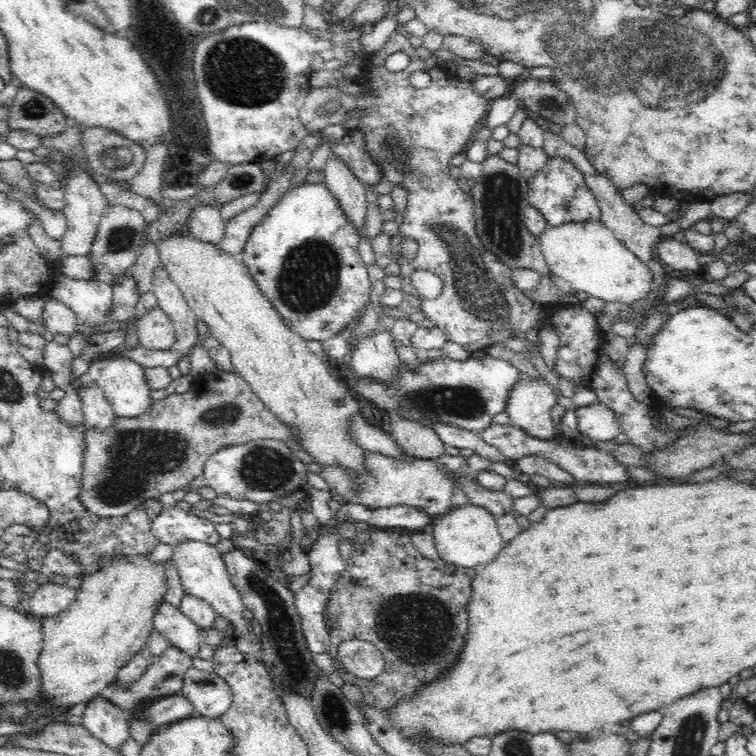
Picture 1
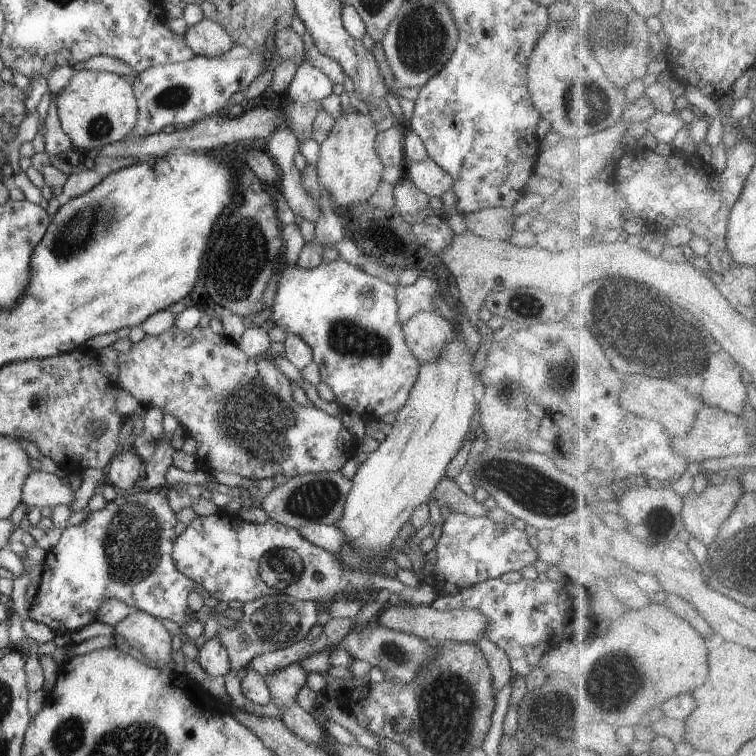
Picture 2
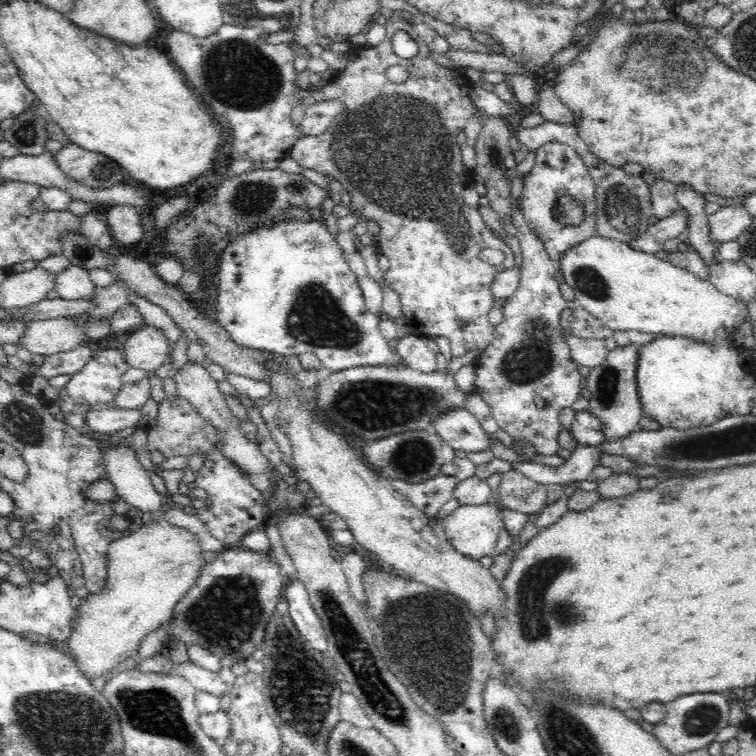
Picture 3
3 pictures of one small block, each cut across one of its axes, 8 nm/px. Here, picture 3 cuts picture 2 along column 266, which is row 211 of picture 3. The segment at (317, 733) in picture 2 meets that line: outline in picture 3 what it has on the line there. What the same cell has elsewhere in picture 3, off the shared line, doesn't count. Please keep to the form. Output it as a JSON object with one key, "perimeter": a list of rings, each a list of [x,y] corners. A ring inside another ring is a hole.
{"perimeter":[[[676,210],[675,214],[659,219],[655,224],[650,224],[644,232],[638,234],[630,242],[630,246],[646,254],[656,254],[662,250],[666,240],[677,238],[681,232],[685,232],[688,224],[690,224],[688,214],[684,210]]]}

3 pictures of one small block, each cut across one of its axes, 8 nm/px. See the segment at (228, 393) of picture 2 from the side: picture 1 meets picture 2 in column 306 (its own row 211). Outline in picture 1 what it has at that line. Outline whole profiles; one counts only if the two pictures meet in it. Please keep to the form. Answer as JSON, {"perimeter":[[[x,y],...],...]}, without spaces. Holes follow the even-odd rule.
{"perimeter":[[[394,31],[390,38],[368,60],[364,60],[362,75],[356,79],[361,88],[356,96],[345,94],[342,90],[337,87],[332,88],[332,86],[311,88],[305,106],[299,113],[301,122],[310,134],[321,132],[329,125],[344,126],[345,116],[359,110],[361,112],[359,124],[354,129],[344,130],[346,133],[362,132],[367,143],[366,151],[368,151],[370,158],[374,159],[374,163],[378,163],[378,167],[382,169],[383,180],[389,180],[393,185],[400,184],[408,191],[408,204],[403,214],[403,223],[399,226],[399,231],[390,236],[392,261],[400,265],[398,276],[402,282],[401,289],[405,294],[415,296],[419,300],[425,318],[432,320],[434,326],[444,333],[448,341],[464,347],[464,350],[470,353],[474,350],[516,339],[517,336],[514,335],[516,332],[525,333],[530,328],[540,330],[544,324],[553,326],[560,338],[553,372],[558,377],[568,378],[576,387],[583,386],[592,390],[598,401],[615,412],[621,432],[627,436],[630,444],[645,452],[668,448],[672,442],[676,442],[678,438],[682,437],[682,429],[670,427],[667,423],[656,425],[655,413],[650,409],[650,405],[639,402],[632,395],[628,389],[623,368],[618,367],[605,351],[604,334],[596,323],[595,314],[590,313],[581,305],[570,308],[564,307],[559,311],[558,306],[547,308],[547,306],[536,304],[525,293],[516,288],[511,277],[513,269],[500,262],[496,256],[482,246],[475,231],[473,198],[460,189],[456,183],[456,178],[453,178],[448,171],[452,157],[464,152],[468,144],[472,142],[474,132],[481,126],[490,109],[491,101],[480,96],[470,81],[450,80],[450,76],[446,72],[442,72],[440,68],[427,68],[425,62],[418,56],[416,49],[408,41],[406,34]],[[394,52],[404,52],[410,57],[410,64],[402,72],[390,72],[386,69],[386,58]],[[416,71],[430,74],[432,77],[430,86],[420,90],[411,86],[410,76]],[[331,101],[338,101],[340,110],[332,116],[319,116],[317,110],[322,109]],[[404,238],[413,238],[417,242],[419,247],[414,258],[406,260],[406,257],[402,256],[400,242]],[[414,270],[427,270],[438,275],[442,279],[442,285],[444,285],[442,294],[434,300],[423,297],[414,286],[411,286],[410,274]]]}

